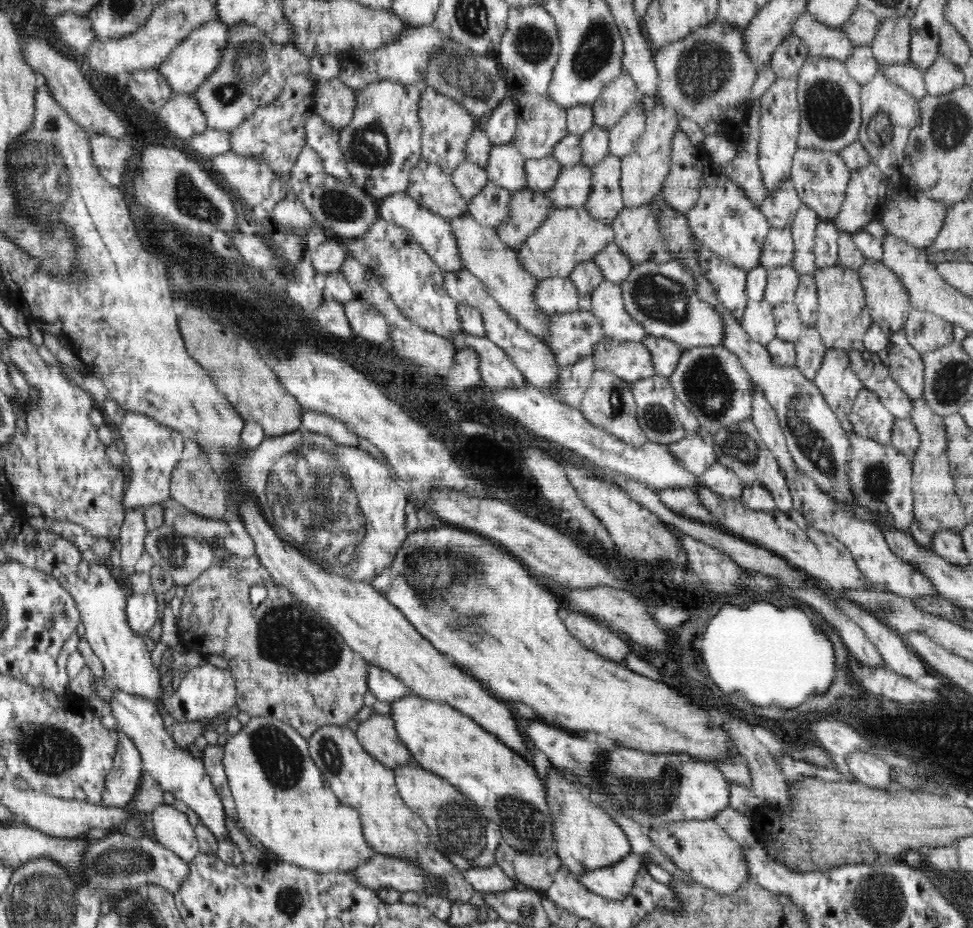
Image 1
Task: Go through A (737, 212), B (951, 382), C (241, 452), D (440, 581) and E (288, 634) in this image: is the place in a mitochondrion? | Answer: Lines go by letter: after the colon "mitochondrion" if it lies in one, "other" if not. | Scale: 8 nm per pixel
A: mitochondrion
B: mitochondrion
C: other
D: mitochondrion
E: mitochondrion

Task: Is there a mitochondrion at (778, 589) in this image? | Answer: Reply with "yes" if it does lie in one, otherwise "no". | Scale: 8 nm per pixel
no

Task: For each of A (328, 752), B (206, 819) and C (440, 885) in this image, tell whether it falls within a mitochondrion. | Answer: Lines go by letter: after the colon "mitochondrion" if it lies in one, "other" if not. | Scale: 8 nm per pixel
A: mitochondrion
B: other
C: other

